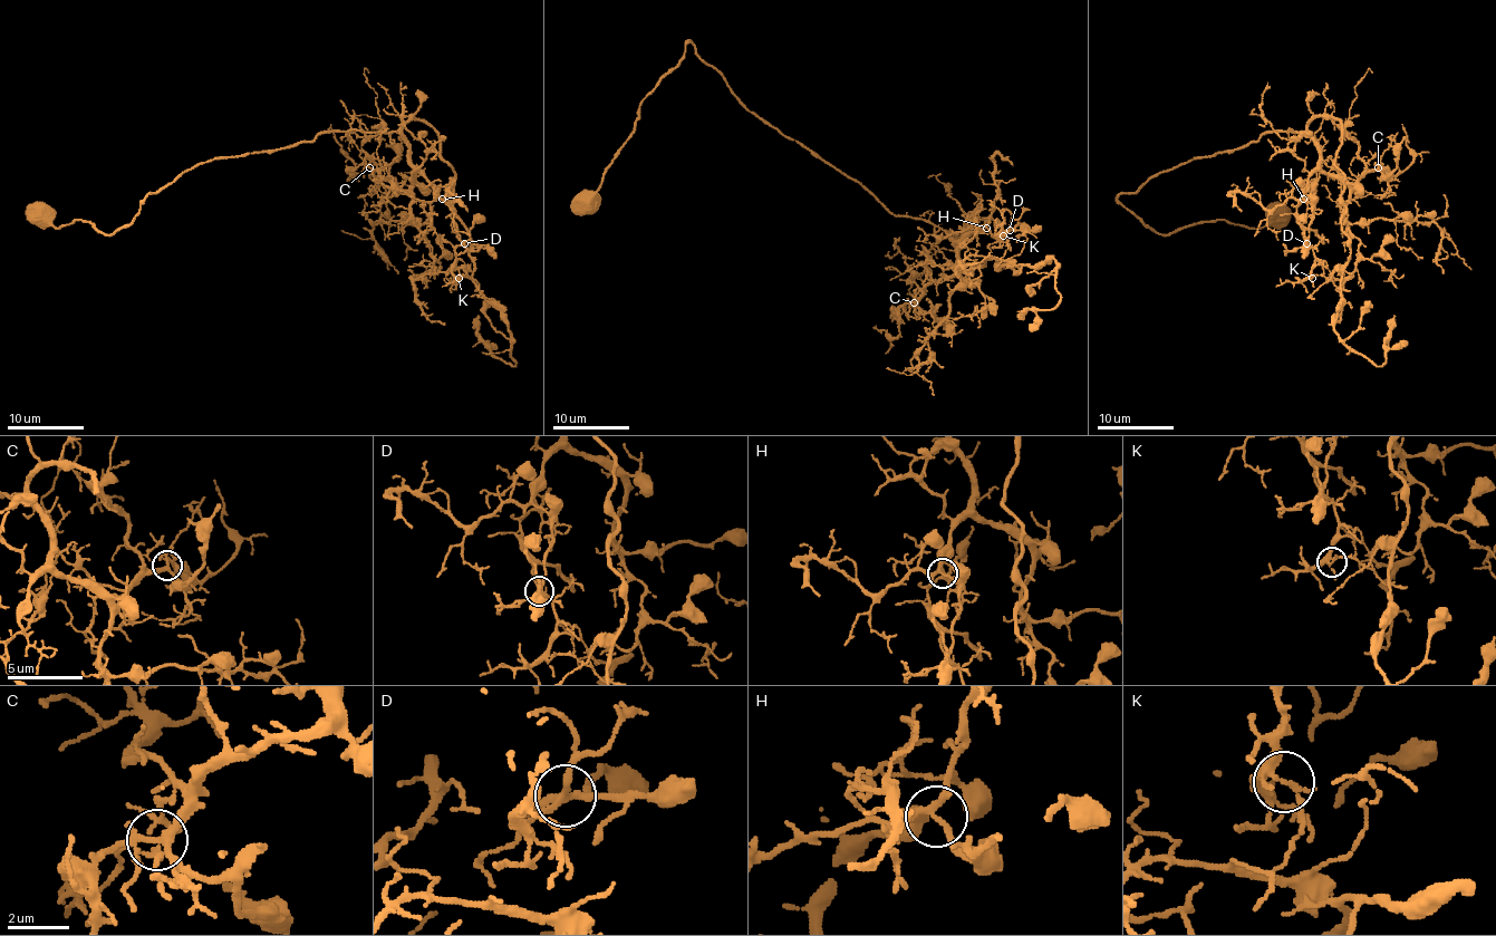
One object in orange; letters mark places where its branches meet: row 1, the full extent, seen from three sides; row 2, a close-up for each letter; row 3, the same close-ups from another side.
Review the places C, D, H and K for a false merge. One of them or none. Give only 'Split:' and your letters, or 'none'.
Split: H

